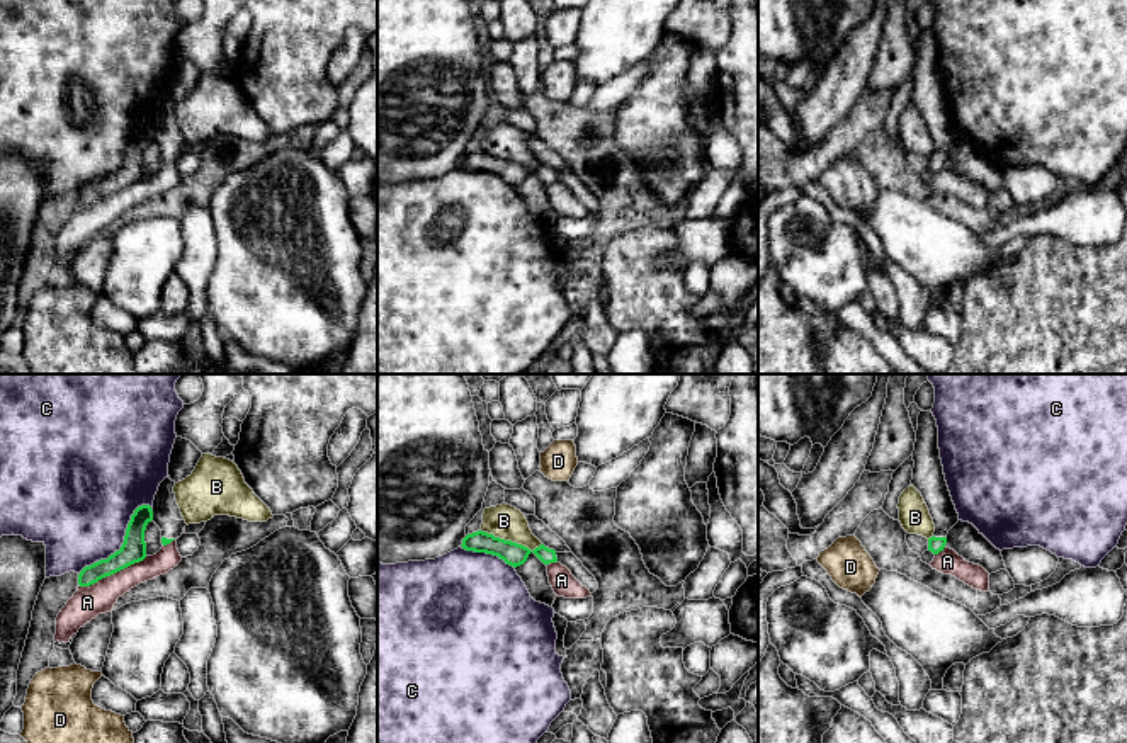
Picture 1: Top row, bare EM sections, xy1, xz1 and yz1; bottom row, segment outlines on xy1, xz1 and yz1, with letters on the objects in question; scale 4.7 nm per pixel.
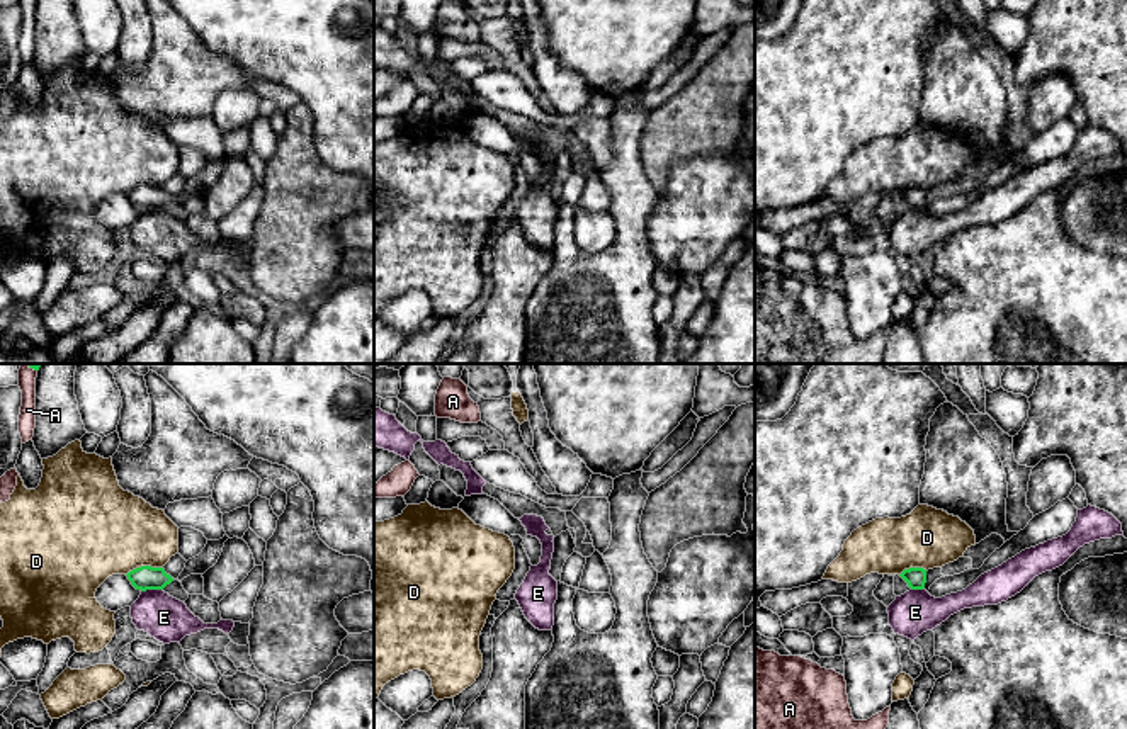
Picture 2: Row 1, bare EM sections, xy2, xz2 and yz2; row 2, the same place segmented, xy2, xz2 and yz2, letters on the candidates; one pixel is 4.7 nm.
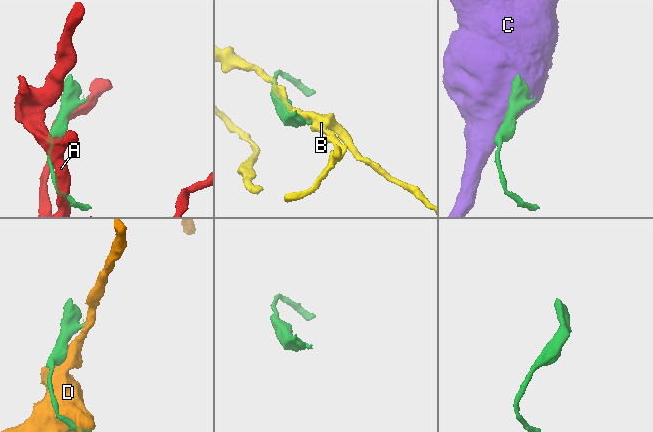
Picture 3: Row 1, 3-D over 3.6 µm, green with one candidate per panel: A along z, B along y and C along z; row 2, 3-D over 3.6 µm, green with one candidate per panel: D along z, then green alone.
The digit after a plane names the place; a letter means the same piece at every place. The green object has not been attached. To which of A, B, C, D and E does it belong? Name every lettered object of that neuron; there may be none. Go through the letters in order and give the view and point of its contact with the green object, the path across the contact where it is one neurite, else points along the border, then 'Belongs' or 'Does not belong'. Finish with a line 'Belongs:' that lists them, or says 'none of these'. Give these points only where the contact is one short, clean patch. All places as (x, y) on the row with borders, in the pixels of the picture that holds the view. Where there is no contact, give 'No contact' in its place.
A: Touches green at xy1 (113, 573). Does not belong
B: Touches green at xz1 (510, 541). Does not belong
C: Touches green at xy1 (123, 543). Does not belong
D: Touches green at xy2 (143, 566). Does not belong
E: Touches green at xy2 (152, 588). Boundary: xy2 (162, 588), (141, 592). Does not belong
Belongs: none of these

